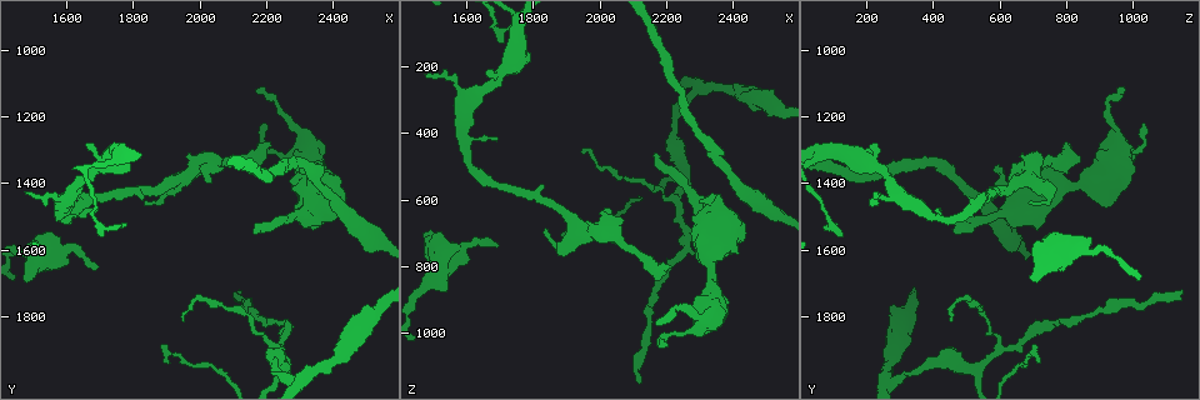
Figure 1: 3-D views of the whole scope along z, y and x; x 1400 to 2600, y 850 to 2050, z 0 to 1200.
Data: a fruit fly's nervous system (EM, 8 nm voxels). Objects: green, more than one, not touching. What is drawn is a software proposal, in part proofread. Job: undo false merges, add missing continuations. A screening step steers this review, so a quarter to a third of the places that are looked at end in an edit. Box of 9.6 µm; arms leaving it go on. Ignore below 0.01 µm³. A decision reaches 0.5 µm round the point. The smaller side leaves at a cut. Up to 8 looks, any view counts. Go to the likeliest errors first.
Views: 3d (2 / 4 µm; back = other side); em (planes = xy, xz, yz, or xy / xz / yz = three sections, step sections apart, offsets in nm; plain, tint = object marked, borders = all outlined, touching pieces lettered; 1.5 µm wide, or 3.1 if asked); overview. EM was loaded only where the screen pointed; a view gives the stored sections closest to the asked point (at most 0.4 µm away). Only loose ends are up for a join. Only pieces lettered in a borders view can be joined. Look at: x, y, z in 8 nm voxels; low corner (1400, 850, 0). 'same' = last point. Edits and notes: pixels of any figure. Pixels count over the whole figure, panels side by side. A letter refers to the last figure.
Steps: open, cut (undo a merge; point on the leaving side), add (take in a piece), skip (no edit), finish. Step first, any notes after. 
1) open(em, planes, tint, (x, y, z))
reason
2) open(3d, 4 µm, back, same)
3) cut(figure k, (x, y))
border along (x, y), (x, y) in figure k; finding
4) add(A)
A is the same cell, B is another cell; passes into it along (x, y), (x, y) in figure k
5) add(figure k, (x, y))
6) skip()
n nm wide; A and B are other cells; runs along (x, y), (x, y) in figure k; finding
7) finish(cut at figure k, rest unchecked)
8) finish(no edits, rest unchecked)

open(em, yz, step 4, borders, (2170, 1550, 450))
thin end

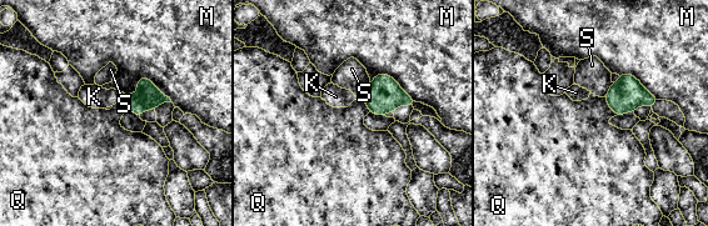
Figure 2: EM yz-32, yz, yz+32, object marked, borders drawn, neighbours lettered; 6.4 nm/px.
skip()
K, M, Q and S are other cells; border along (604, 98), (609, 109), (616, 115) in figure 2; none of them fits

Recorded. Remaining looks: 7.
open(3d, 4 µm, (1700, 1650, 740))

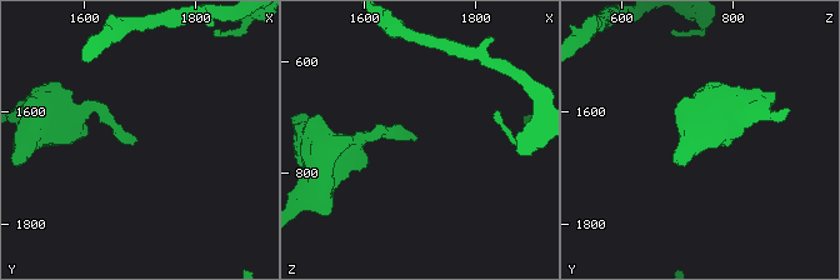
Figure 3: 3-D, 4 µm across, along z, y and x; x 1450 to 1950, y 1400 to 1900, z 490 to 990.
open(em, planes, borders, (1700, 1655, 735))

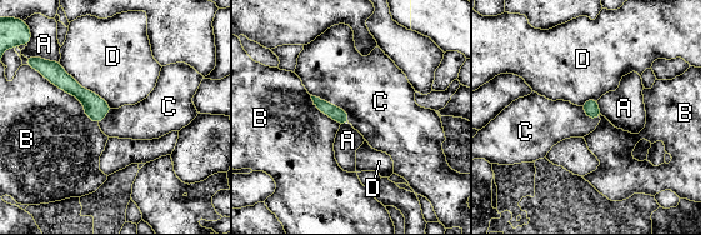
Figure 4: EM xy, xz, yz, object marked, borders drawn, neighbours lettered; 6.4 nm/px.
add(C)
C is the same cell, A, B and D are other cells; passes into it along (338, 114), (333, 104), (367, 88) in figure 4; the neuron continues

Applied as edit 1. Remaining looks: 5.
open(3d, 4 µm, (2220, 1950, 410))
thick turns thin

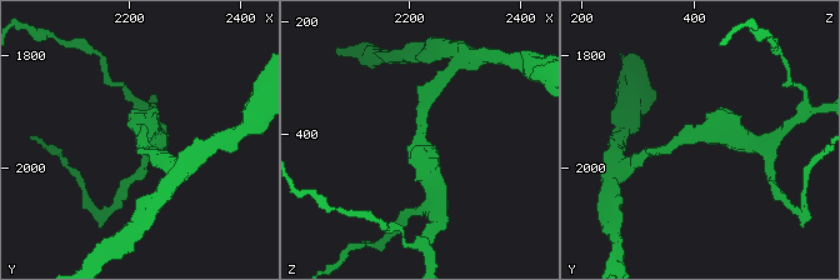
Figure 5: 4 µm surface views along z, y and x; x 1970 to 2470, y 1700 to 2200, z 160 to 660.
open(em, planes, borders, (2225, 1940, 415))
shape alone is not enough

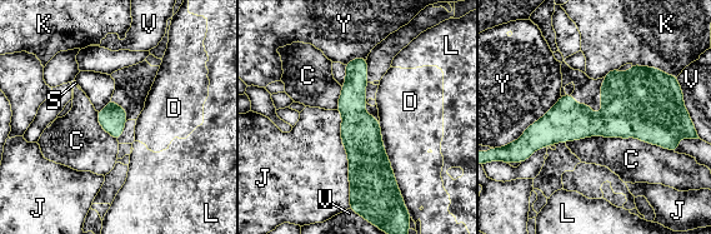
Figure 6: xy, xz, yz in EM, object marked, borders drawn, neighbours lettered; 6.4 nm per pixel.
skip()
C, D, J, K, L, S, V and Y are other cells; border along (566, 142), (637, 138), (674, 152) in figure 6; one neuron here

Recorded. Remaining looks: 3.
finish(add at figure 4, rest unchecked)

